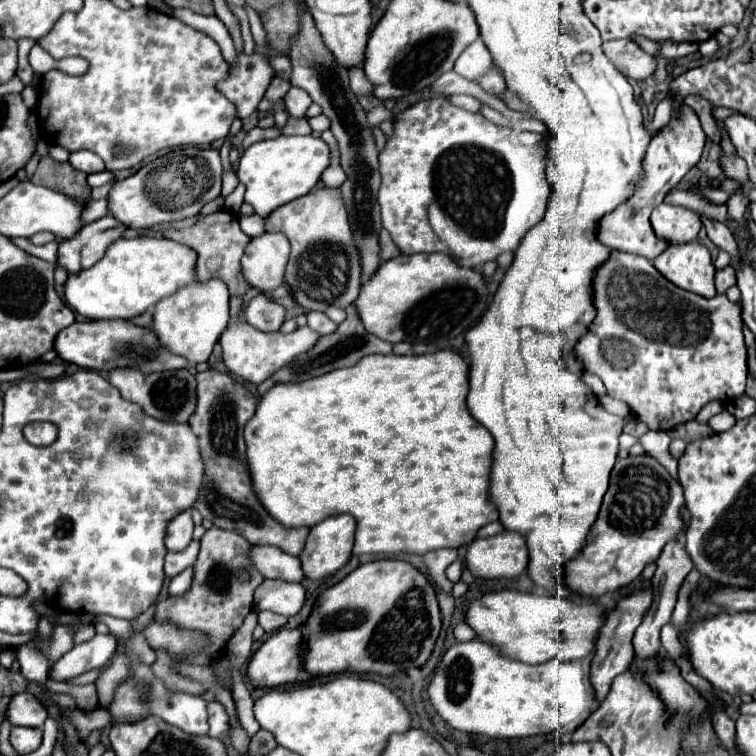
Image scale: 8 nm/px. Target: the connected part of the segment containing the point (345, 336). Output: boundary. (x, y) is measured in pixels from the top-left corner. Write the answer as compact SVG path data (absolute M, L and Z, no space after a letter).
M348 306L346 308L346 320L342 324L338 324L336 332L328 334L328 336L320 336L318 342L304 354L296 356L288 366L280 368L278 372L274 372L264 384L258 386L258 392L264 394L266 390L270 390L272 386L276 384L282 384L282 382L302 382L302 380L308 380L308 378L314 378L314 376L320 376L320 374L326 374L326 372L332 372L336 368L346 368L346 366L354 366L360 358L368 356L368 354L392 354L392 344L390 342L384 342L372 334L368 334L362 326L362 320L358 316L358 310L356 306Z

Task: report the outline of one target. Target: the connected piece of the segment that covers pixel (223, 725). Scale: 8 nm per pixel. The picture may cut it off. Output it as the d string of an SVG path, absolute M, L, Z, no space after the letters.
M210 702L208 704L208 724L210 724L210 730L208 734L214 736L214 738L220 738L228 732L228 714L224 710L224 706L220 702Z

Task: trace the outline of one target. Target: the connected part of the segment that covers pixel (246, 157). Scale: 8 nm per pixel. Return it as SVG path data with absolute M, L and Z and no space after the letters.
M278 136L252 144L242 152L238 162L238 180L246 186L244 200L254 206L254 212L266 218L276 206L288 204L294 198L308 194L322 172L330 166L330 148L316 136Z

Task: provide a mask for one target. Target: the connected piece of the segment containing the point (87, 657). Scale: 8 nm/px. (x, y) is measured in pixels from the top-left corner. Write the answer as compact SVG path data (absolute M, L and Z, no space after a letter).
M96 634L92 640L76 644L68 654L56 660L50 666L48 676L50 680L56 680L56 682L68 682L80 676L82 672L102 668L110 660L114 650L116 650L116 640L112 634L106 634L106 636Z

